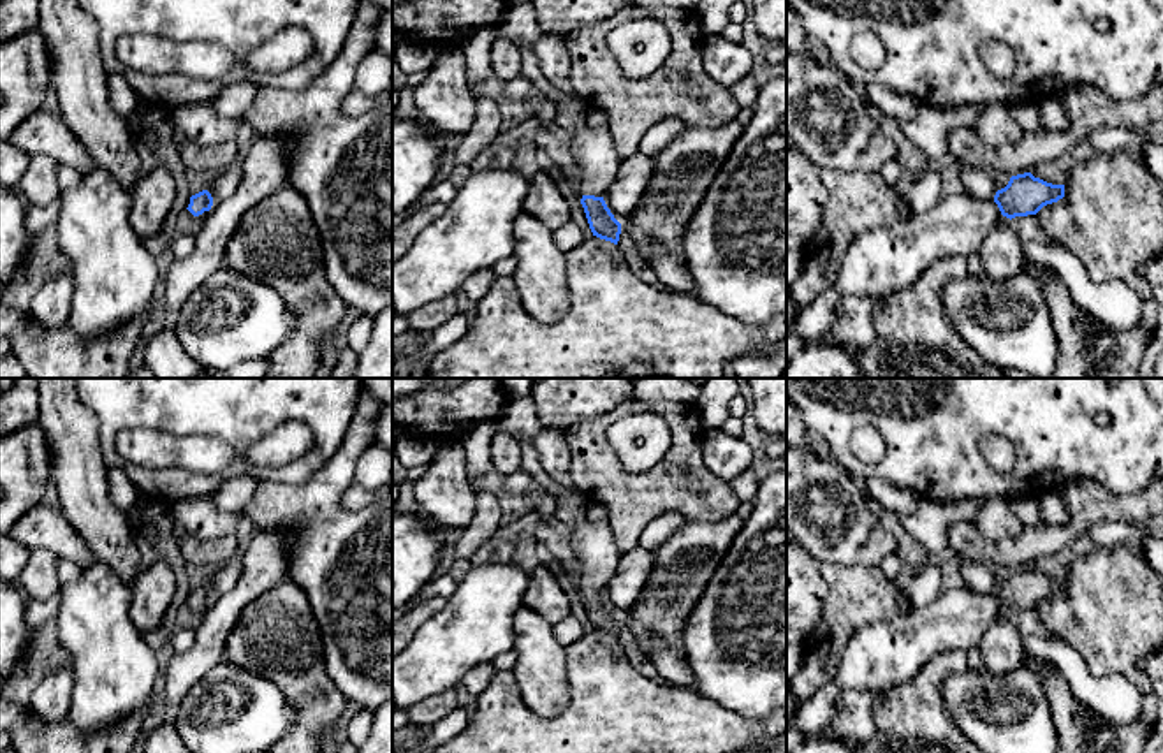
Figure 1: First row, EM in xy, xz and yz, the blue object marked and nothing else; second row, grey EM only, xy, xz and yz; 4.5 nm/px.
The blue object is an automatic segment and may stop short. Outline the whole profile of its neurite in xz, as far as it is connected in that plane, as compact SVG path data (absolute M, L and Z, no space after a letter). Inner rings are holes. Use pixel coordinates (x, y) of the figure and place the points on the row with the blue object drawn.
M588 116L572 132L572 151L581 172L579 192L593 236L618 245L621 223L607 208L603 195L614 181L621 157L614 148L609 128L593 127Z

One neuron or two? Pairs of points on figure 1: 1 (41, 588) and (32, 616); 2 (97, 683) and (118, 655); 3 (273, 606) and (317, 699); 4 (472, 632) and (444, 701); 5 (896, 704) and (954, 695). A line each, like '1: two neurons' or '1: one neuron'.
1: two neurons
2: one neuron
3: one neuron
4: two neurons
5: two neurons

